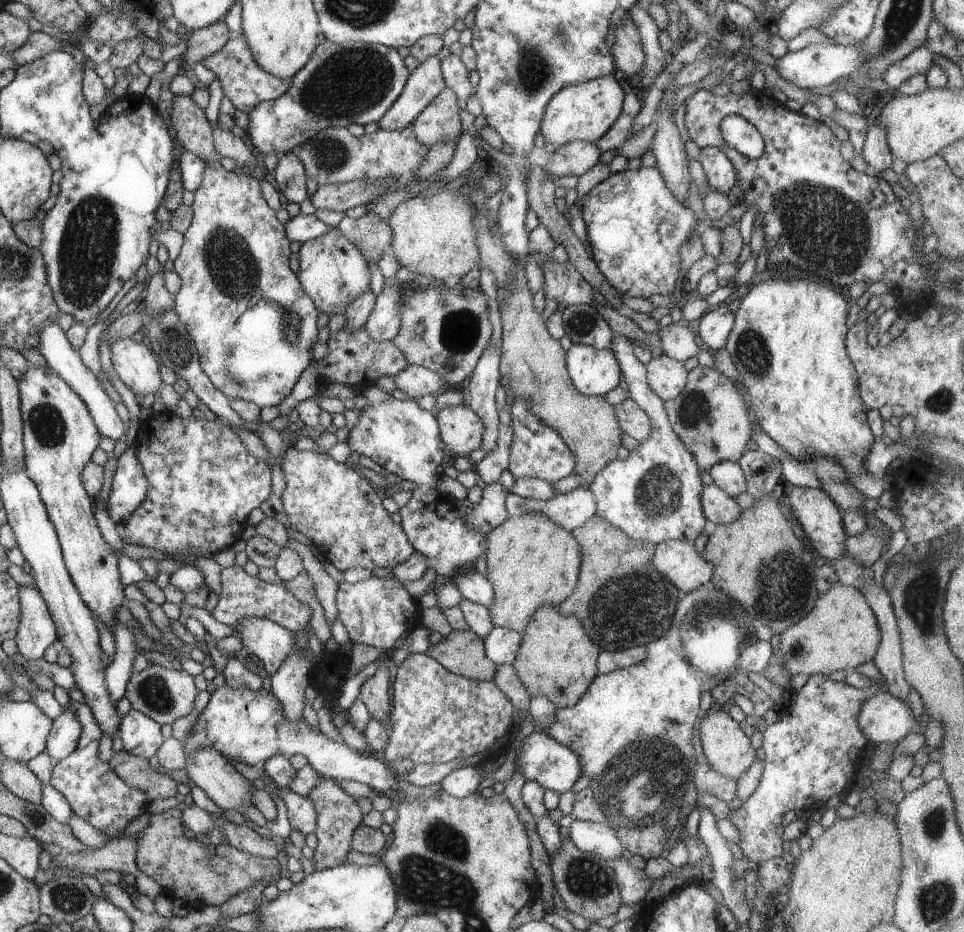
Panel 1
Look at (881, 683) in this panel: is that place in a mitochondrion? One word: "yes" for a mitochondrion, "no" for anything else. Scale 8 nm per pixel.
no

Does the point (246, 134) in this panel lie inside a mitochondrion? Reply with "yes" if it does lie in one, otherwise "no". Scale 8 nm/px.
no

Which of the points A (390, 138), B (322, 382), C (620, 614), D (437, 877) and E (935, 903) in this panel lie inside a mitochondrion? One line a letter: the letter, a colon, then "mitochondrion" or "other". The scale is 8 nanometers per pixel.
A: other
B: other
C: mitochondrion
D: mitochondrion
E: mitochondrion

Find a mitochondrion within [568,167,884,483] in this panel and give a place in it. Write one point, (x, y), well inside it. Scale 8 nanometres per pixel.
(828, 230)

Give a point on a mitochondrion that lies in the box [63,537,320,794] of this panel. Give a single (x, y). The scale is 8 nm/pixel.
(155, 692)

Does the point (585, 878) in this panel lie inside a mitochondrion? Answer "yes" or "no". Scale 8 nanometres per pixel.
yes

